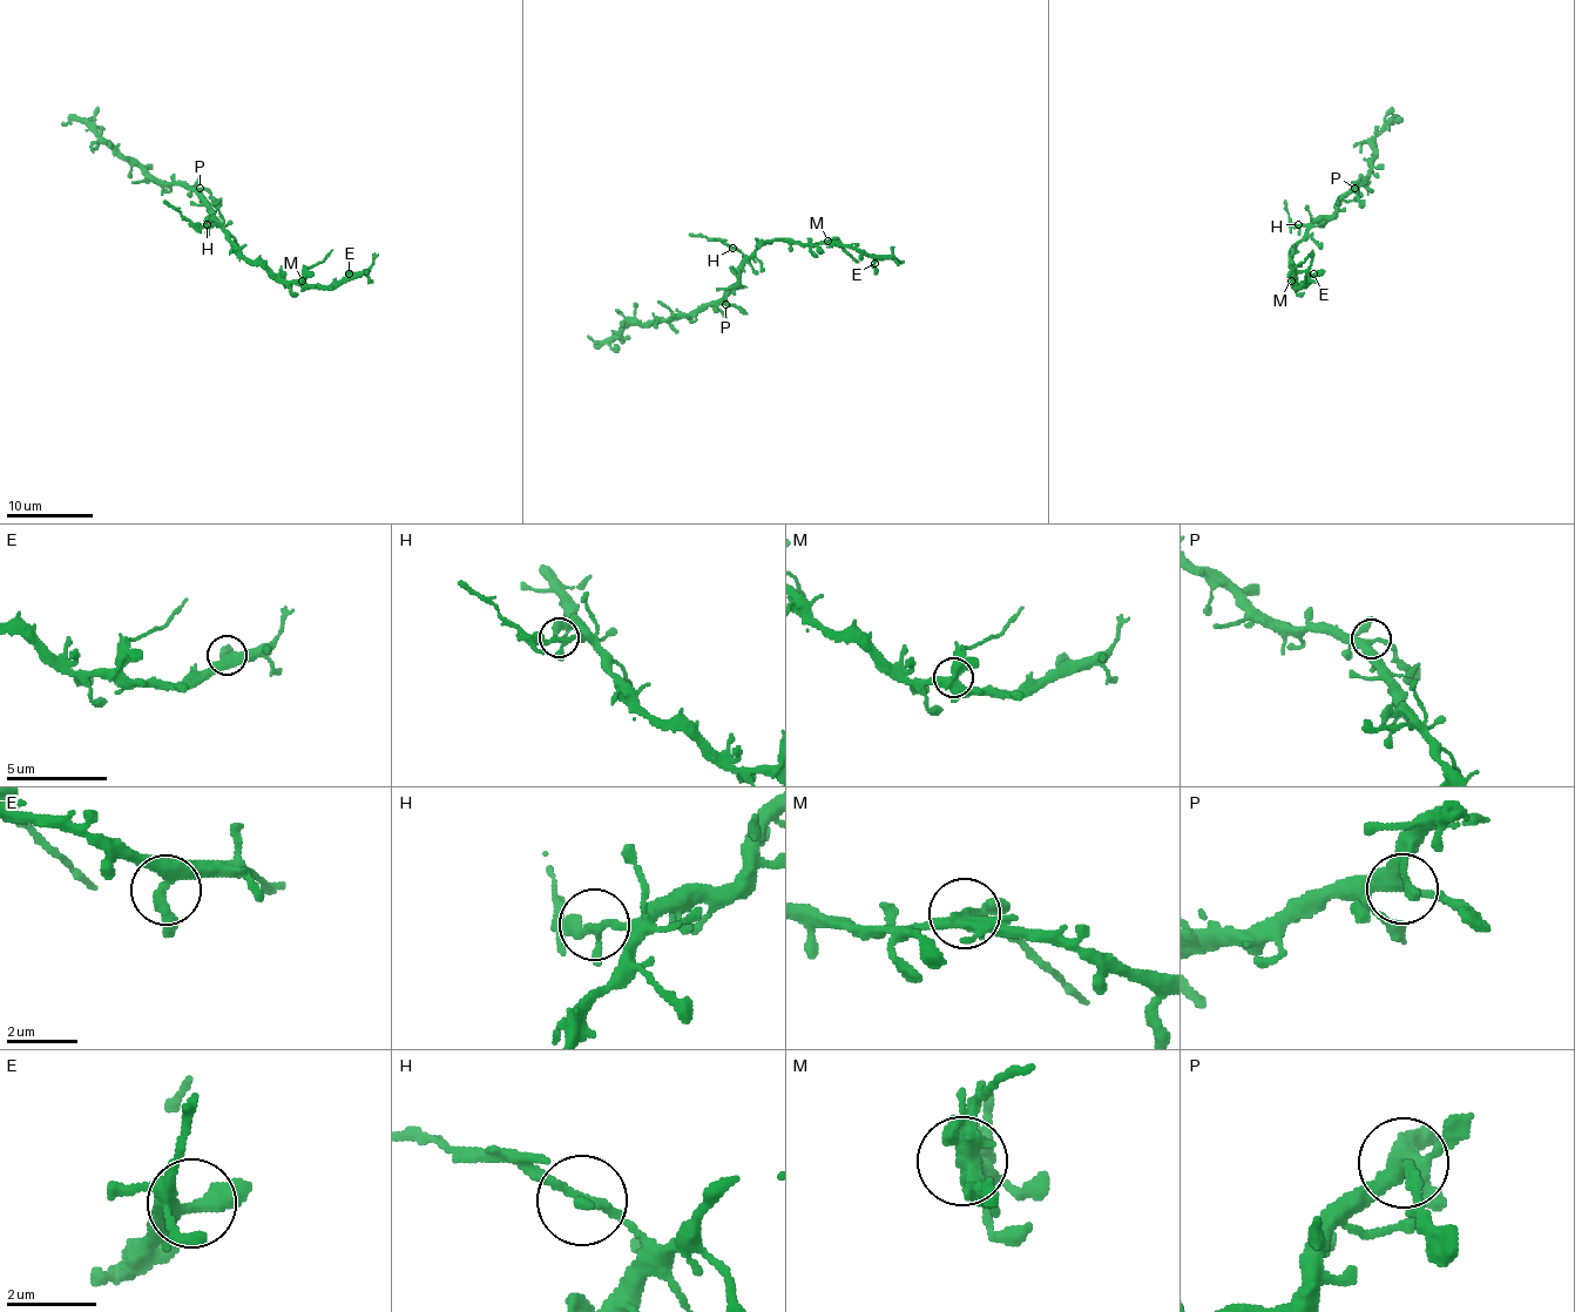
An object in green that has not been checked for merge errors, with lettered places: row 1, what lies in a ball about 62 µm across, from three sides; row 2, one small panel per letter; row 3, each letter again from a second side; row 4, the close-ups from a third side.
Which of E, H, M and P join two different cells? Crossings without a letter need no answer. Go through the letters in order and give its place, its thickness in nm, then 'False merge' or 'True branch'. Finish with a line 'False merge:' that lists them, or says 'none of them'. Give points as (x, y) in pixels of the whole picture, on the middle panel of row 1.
E: Place: (874, 263). Thickness 360 nm. True branch
H: Place: (732, 248). Thickness 240 nm. False merge
M: Place: (827, 241). Thickness 400 nm. False merge
P: Place: (725, 304). Thickness 320 nm. True branch
False merge: H, M

